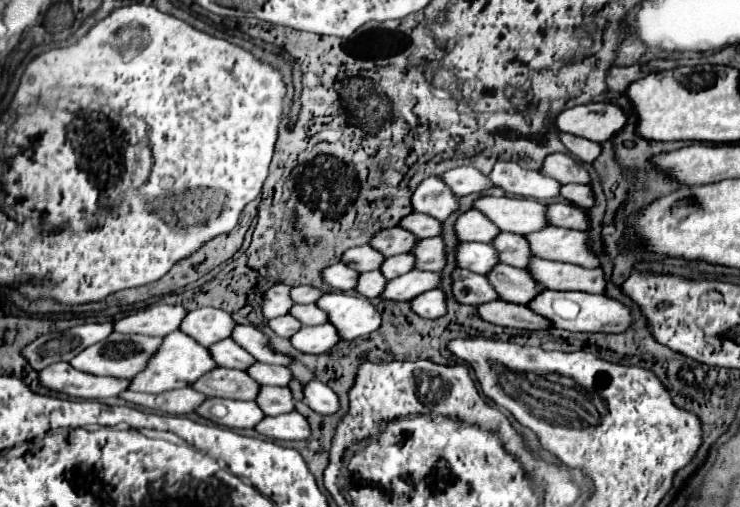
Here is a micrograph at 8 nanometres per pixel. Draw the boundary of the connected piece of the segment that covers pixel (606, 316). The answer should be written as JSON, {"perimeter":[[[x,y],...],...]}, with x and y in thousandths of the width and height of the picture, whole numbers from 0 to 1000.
{"perimeter":[[[734,574],[728,578],[715,606],[728,621],[739,625],[747,645],[766,649],[766,653],[812,653],[812,657],[842,657],[855,641],[855,621],[850,606],[834,590],[820,582],[801,582],[788,574]]]}

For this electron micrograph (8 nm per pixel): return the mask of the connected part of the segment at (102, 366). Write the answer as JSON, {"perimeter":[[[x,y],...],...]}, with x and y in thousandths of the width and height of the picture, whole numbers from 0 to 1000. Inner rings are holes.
{"perimeter":[[[150,657],[145,669],[118,684],[115,692],[109,692],[101,708],[96,708],[93,716],[101,720],[101,728],[107,732],[134,732],[126,740],[145,740],[145,736],[177,736],[177,740],[155,740],[155,744],[172,744],[180,748],[182,740],[188,740],[199,716],[204,712],[204,704],[215,692],[220,677],[220,665],[199,665],[199,661],[174,661],[174,657]]]}

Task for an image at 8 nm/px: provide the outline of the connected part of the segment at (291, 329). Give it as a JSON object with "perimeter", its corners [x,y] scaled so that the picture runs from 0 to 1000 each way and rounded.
{"perimeter":[[[382,621],[382,625],[366,629],[366,633],[364,633],[364,645],[366,645],[374,661],[380,661],[380,665],[393,665],[393,661],[399,661],[399,657],[409,645],[409,637],[407,637],[404,629],[399,629],[396,621]]]}

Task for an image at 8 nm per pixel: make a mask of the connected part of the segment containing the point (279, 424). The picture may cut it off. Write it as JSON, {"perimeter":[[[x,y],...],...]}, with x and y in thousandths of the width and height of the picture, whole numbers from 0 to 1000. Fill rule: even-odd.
{"perimeter":[[[401,811],[377,822],[358,822],[345,846],[353,858],[374,870],[409,870],[420,858],[420,842],[415,826]]]}

